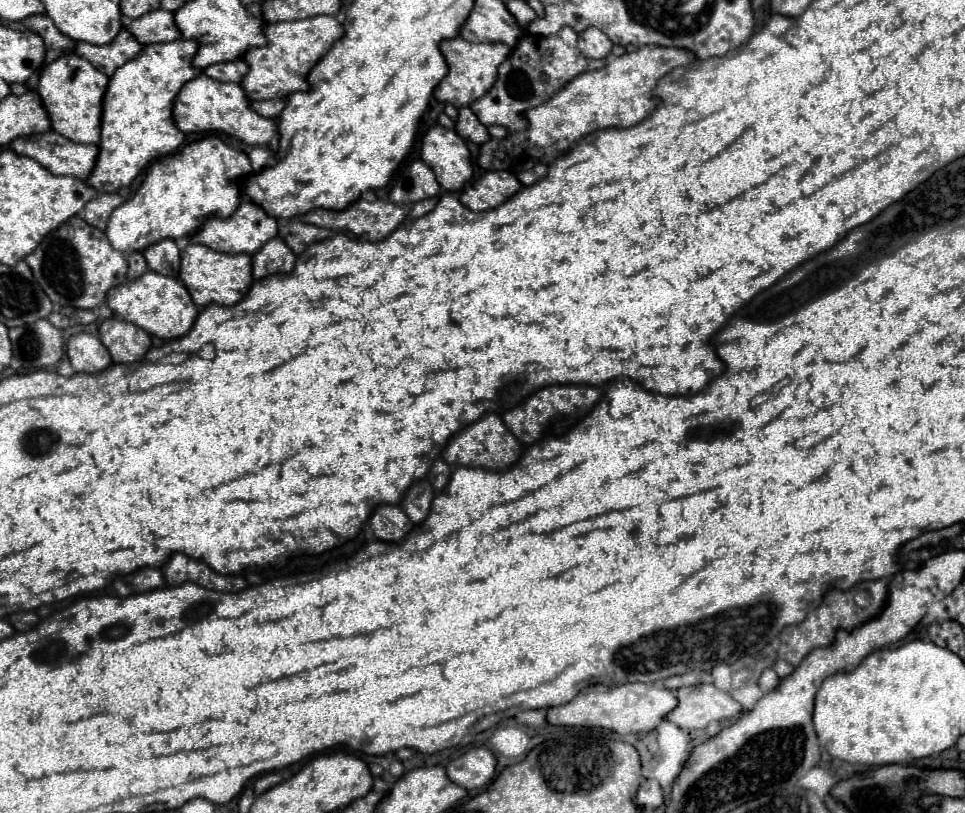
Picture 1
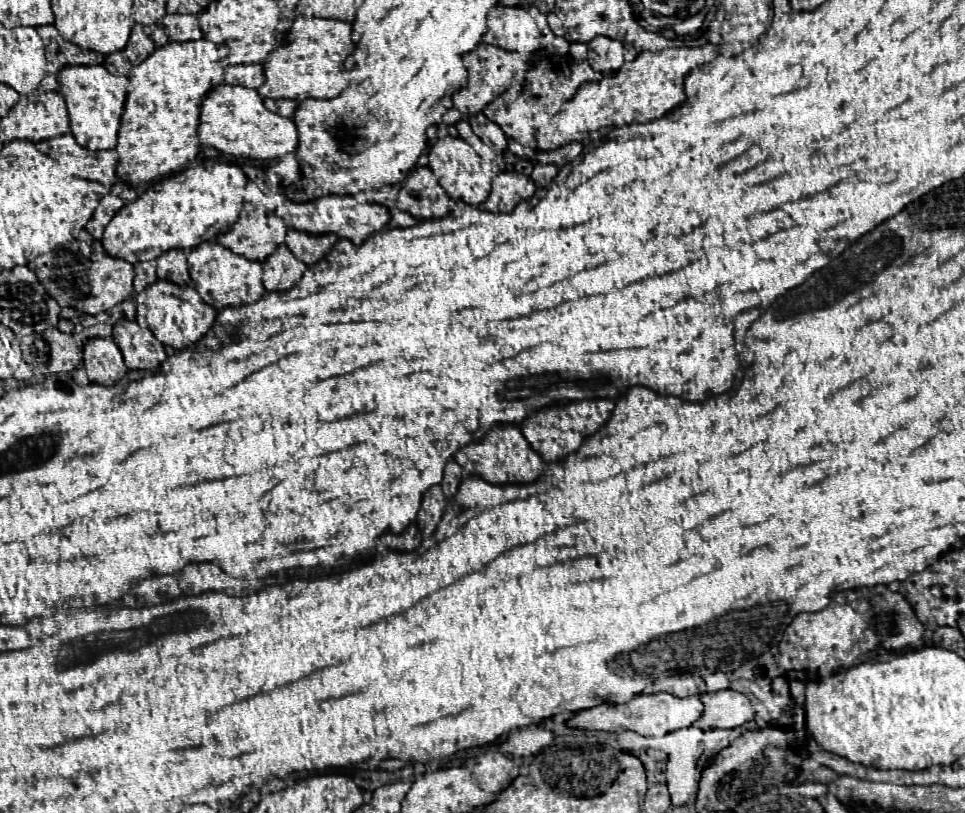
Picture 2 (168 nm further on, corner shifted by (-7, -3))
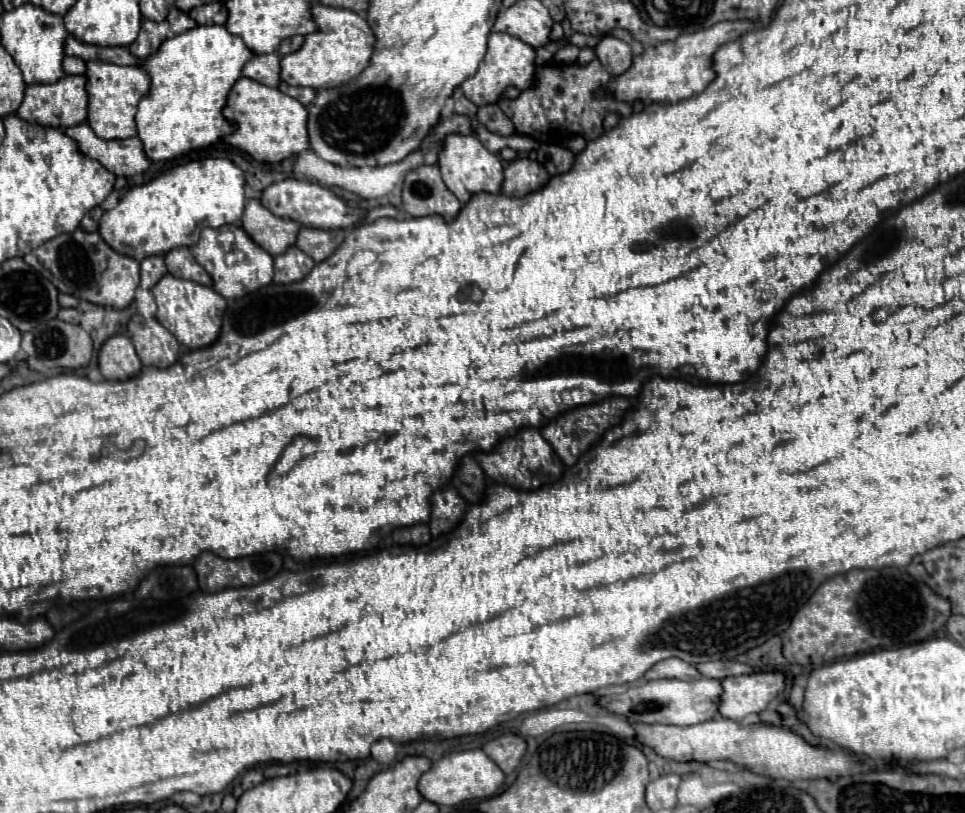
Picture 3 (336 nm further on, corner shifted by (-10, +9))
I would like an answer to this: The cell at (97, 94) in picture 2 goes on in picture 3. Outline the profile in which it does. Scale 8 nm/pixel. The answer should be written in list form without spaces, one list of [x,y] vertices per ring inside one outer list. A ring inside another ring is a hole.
[[[100,60],[88,62],[88,126],[94,130],[98,138],[116,140],[116,138],[132,138],[136,136],[136,108],[140,100],[150,90],[150,74],[140,66],[116,66],[102,64]]]

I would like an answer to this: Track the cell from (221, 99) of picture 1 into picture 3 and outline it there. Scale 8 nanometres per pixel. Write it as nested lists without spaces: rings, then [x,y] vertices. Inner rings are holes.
[[[240,78],[228,96],[224,116],[228,120],[238,122],[238,132],[226,136],[224,142],[250,154],[256,162],[280,164],[284,158],[296,156],[310,148],[306,130],[308,120],[306,106],[302,106],[296,98],[280,92],[278,88],[258,84],[256,80],[250,78]]]

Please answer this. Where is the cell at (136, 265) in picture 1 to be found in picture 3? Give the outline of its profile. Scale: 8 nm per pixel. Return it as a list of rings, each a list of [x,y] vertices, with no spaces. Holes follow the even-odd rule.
[[[150,256],[150,258],[144,258],[140,262],[140,286],[144,290],[150,290],[158,284],[158,280],[166,274],[166,264],[164,264],[164,258],[162,256]]]

